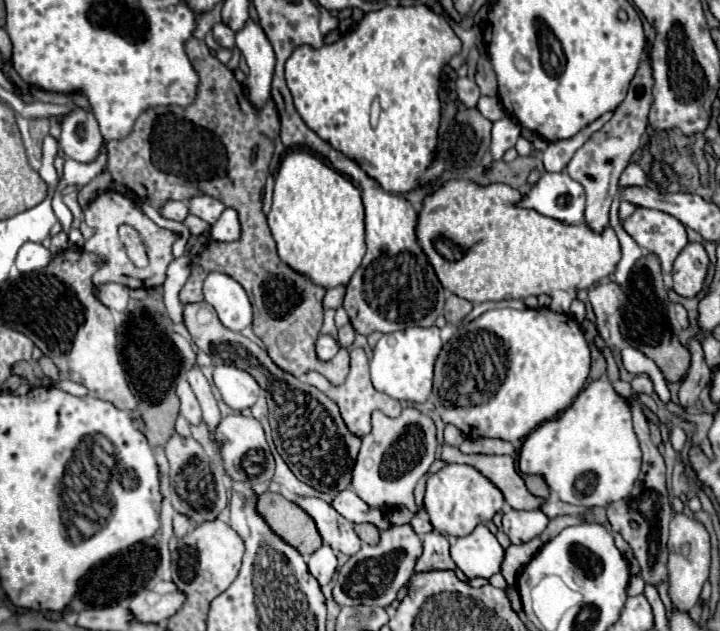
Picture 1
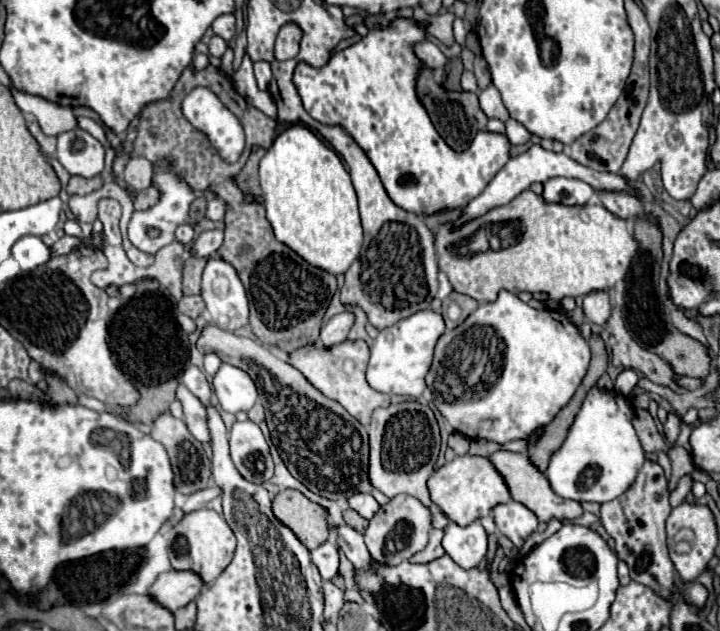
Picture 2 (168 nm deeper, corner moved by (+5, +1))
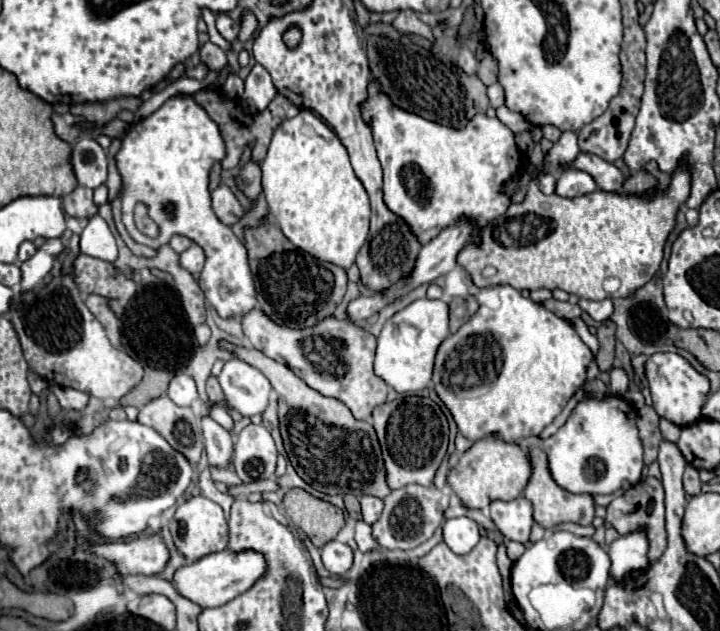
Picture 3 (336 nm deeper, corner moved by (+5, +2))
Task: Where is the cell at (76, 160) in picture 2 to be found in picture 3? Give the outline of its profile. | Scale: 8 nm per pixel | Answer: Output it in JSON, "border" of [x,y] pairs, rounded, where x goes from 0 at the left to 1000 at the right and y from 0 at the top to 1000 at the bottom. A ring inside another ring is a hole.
{"border":[[[121,212],[110,216],[99,228],[99,263],[113,295],[135,298],[149,285],[146,238]]]}

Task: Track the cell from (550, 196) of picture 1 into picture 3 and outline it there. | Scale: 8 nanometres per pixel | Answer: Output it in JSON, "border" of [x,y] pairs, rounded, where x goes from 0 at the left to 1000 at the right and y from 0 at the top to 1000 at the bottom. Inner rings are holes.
{"border":[[[785,269],[782,276],[776,276],[774,282],[774,295],[771,295],[771,307],[785,311],[785,314],[799,314],[799,311],[813,311],[829,301],[826,285],[807,269]]]}

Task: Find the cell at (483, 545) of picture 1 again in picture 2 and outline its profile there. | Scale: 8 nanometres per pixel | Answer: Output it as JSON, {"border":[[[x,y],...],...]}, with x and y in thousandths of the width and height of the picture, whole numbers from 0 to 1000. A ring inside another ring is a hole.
{"border":[[[626,826],[618,838],[615,870],[643,902],[663,899],[676,880],[676,845],[665,826],[649,835],[638,835]]]}

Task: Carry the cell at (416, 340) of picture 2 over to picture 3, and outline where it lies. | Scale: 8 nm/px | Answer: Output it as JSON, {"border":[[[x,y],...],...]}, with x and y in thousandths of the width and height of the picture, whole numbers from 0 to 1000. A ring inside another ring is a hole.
{"border":[[[576,475],[540,504],[524,536],[521,596],[551,621],[582,621],[593,615],[610,545],[624,529],[624,488],[615,475]]]}

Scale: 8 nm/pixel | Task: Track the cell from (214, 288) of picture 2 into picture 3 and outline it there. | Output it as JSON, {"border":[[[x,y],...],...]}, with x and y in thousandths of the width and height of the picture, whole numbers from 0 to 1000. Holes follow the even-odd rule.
{"border":[[[243,152],[243,155],[235,155],[207,187],[196,190],[190,197],[182,197],[176,212],[168,219],[168,238],[163,244],[163,266],[168,273],[168,285],[171,285],[171,298],[174,298],[174,307],[171,307],[171,355],[174,355],[176,368],[182,371],[182,377],[188,384],[210,390],[215,396],[235,387],[240,371],[254,371],[254,374],[265,377],[288,403],[285,425],[276,437],[276,453],[279,453],[288,479],[301,491],[301,498],[307,504],[326,504],[326,501],[335,504],[338,498],[343,498],[354,488],[354,453],[351,453],[349,431],[346,431],[343,396],[340,396],[338,384],[324,371],[324,365],[301,349],[301,342],[293,333],[293,311],[290,311],[290,301],[288,301],[290,269],[293,269],[296,257],[307,257],[313,250],[313,244],[315,244],[315,231],[313,231],[313,222],[307,216],[304,197],[268,155]],[[193,320],[204,326],[207,342],[221,358],[221,377],[215,377],[215,380],[204,377],[201,371],[196,371],[188,361],[185,330]]]}

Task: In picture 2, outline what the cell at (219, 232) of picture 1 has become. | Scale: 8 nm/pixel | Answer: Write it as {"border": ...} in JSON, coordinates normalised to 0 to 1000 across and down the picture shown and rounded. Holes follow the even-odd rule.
{"border":[[[293,363],[293,366],[282,366],[265,388],[265,398],[271,398],[271,407],[296,407],[301,401],[301,395],[310,385],[310,366]]]}

